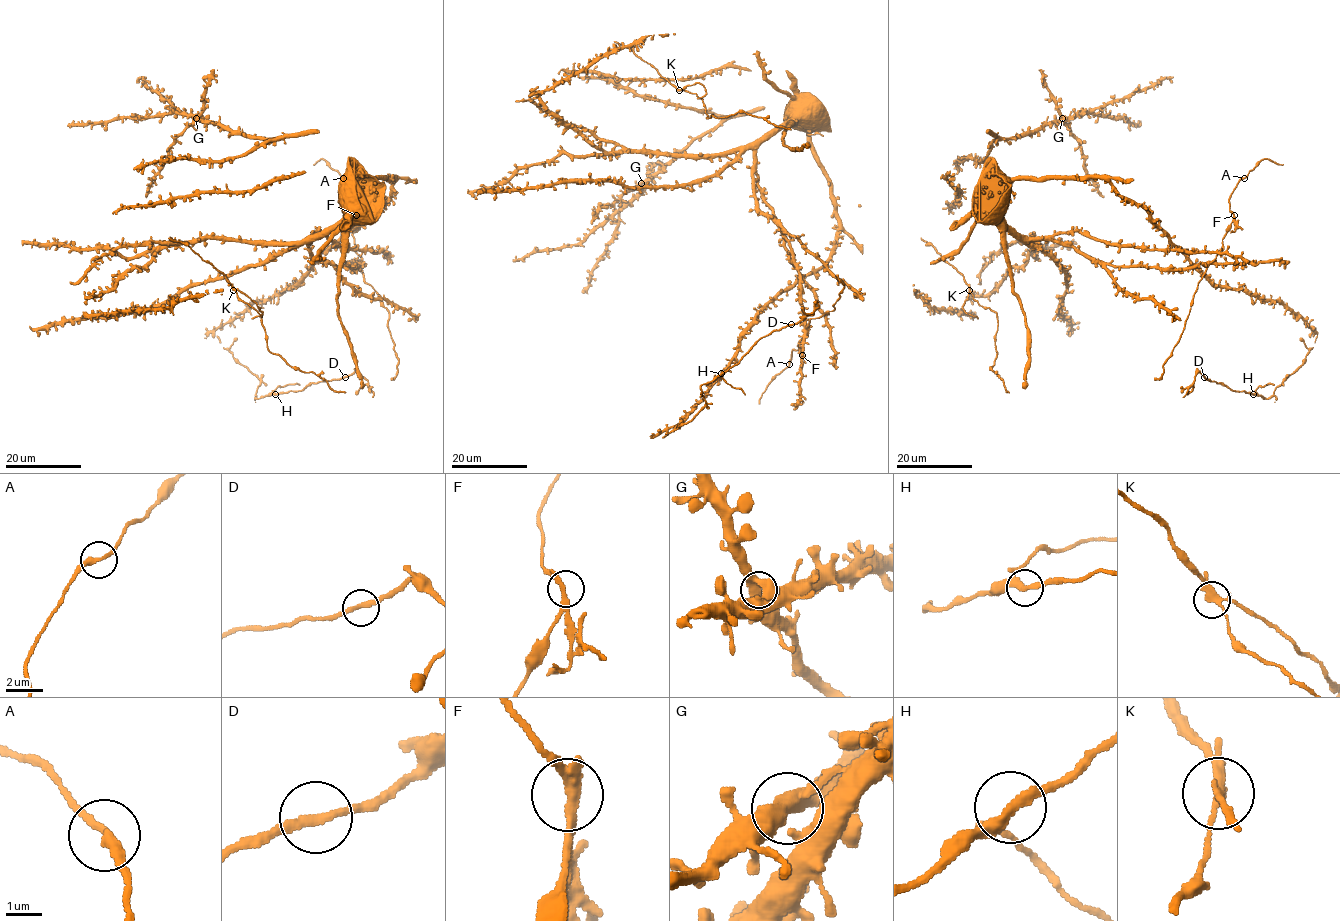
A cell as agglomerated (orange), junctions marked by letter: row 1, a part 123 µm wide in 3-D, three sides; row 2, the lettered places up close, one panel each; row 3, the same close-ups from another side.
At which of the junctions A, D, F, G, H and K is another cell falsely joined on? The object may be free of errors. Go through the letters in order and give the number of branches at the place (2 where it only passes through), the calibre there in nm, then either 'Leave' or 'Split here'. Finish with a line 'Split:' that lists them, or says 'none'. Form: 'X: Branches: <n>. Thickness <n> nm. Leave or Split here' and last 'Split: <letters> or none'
A: Branches: 2. Thickness 240 nm. Leave
D: Branches: 2. Thickness 240 nm. Leave
F: Branches: 3. Thickness 220 nm. Leave
G: Branches: 3. Thickness 400 nm. Leave
H: Branches: 3. Thickness 260 nm. Leave
K: Branches: 3. Thickness 240 nm. Split here
Split: K

